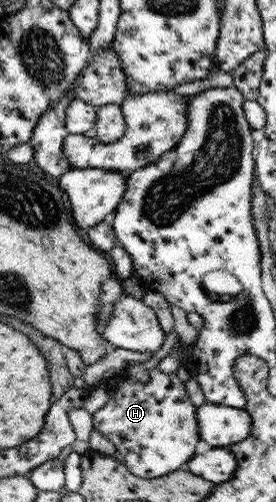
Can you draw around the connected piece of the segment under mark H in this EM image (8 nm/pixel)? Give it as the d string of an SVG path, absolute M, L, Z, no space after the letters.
M155 366L149 370L148 375L150 381L142 383L130 380L124 372L120 372L117 376L120 382L116 386L99 386L109 392L109 402L93 414L92 421L93 428L102 433L104 440L111 440L117 452L125 458L127 471L141 479L157 479L184 468L195 456L195 446L200 440L199 421L197 409L189 400L185 392L185 383L181 382L177 373L167 374Z

